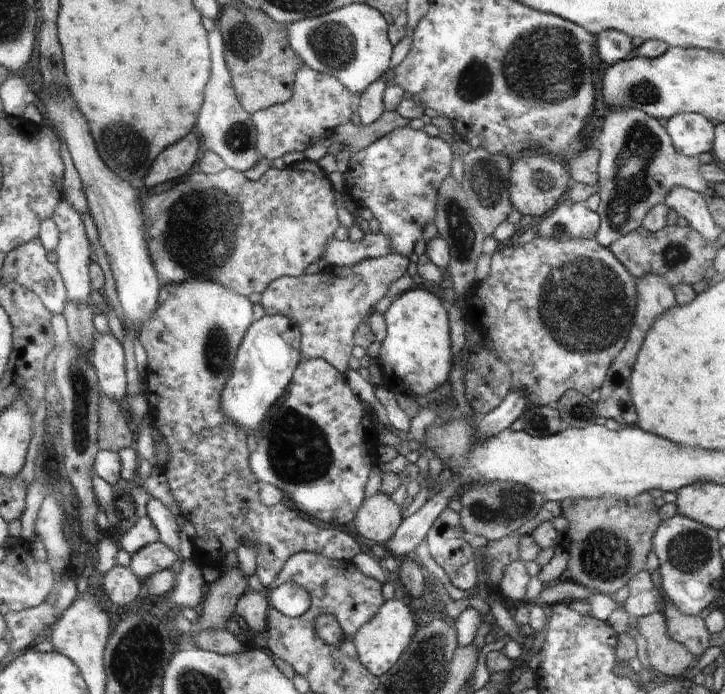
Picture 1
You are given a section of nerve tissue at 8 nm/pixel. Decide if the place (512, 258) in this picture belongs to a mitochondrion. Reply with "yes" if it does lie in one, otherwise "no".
no

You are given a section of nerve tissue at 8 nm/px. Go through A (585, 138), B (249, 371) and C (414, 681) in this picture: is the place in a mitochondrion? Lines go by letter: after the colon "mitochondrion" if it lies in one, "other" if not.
A: other
B: mitochondrion
C: mitochondrion

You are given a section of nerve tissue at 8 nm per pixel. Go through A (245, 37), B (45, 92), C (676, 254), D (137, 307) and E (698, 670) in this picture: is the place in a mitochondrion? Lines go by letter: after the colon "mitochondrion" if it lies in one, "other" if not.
A: mitochondrion
B: other
C: mitochondrion
D: other
E: other

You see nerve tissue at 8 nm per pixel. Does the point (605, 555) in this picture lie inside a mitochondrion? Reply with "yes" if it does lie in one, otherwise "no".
yes

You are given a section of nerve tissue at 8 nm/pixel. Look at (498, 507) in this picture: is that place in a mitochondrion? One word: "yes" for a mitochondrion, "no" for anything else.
yes

